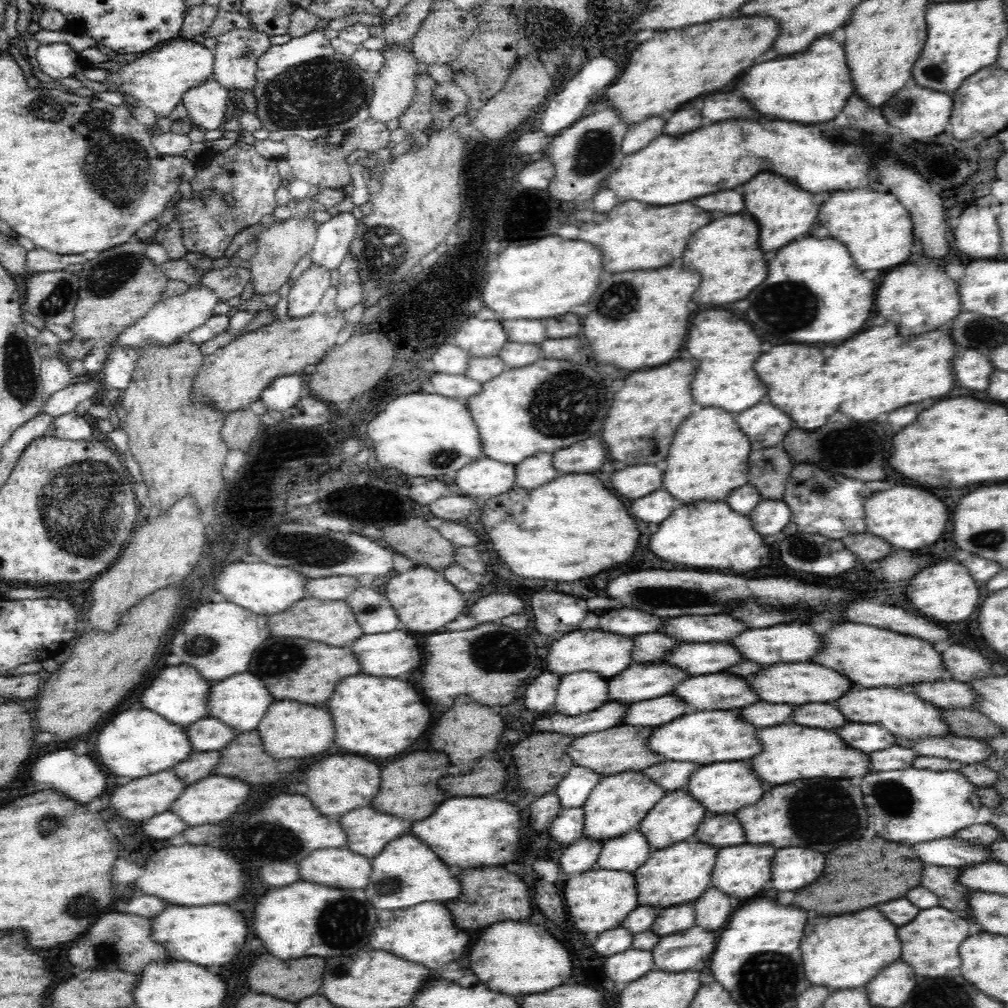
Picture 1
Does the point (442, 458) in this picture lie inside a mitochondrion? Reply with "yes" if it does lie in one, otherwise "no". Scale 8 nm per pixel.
yes

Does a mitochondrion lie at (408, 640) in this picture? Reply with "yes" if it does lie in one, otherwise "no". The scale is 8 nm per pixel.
no

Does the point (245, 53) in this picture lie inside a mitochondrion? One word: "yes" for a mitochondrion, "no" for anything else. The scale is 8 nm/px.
yes

